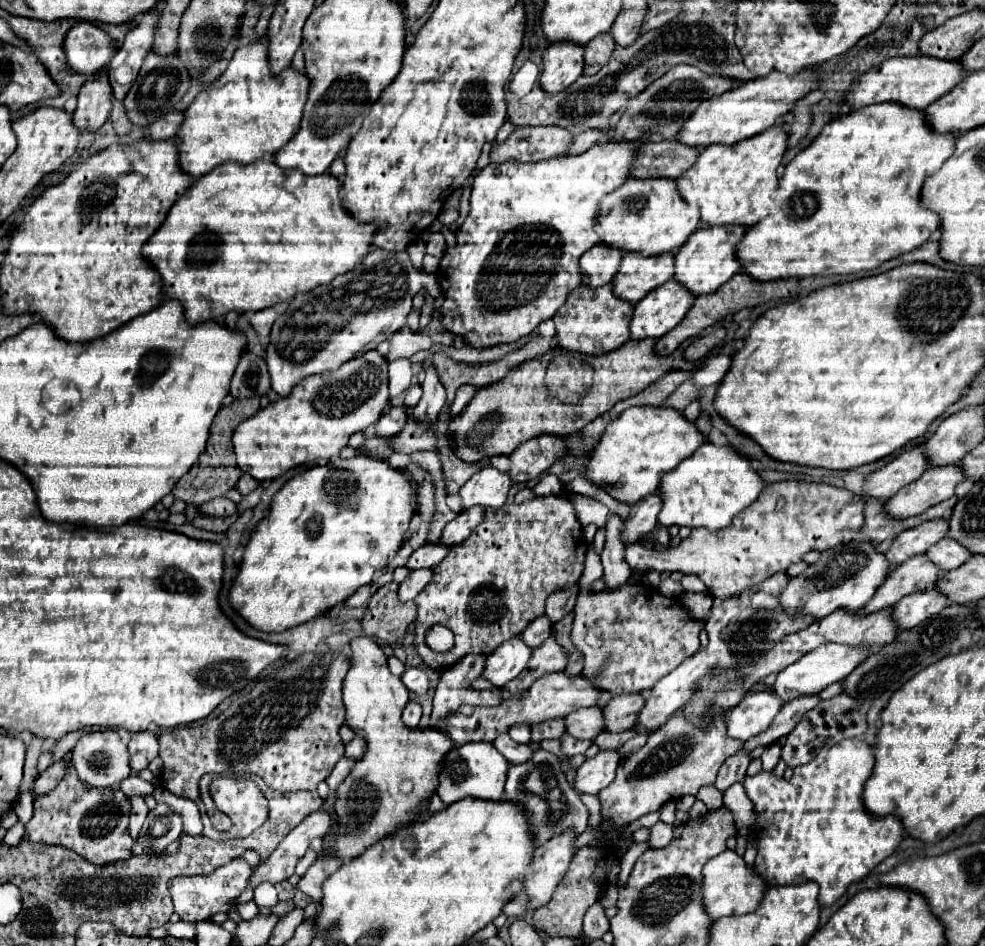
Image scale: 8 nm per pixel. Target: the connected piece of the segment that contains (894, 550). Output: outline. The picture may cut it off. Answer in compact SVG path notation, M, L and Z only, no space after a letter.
M931 520L915 528L909 528L893 540L891 548L885 552L885 558L889 560L891 568L895 568L911 556L925 554L933 544L937 544L941 538L947 536L947 530L949 530L947 520Z

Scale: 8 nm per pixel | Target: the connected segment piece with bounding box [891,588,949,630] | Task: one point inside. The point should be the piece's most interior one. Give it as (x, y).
(912, 610)

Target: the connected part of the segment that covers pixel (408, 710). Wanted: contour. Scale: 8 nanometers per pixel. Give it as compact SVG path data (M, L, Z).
M409 702L403 710L403 722L409 726L409 728L417 728L419 726L419 720L421 720L421 706L417 702Z

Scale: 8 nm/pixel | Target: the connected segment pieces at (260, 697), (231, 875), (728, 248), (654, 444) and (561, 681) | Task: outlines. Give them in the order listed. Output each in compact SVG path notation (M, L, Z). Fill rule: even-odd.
M305 652L293 662L283 664L281 668L267 668L255 688L231 702L231 706L221 712L217 718L205 722L197 728L173 728L159 732L159 756L163 760L163 786L181 798L193 800L201 808L203 834L215 840L223 838L223 832L215 830L209 816L203 812L199 798L199 778L205 772L245 772L255 774L265 780L265 784L279 792L299 792L315 790L321 780L325 780L337 760L343 756L345 744L339 738L339 728L345 722L345 706L341 698L341 688L351 662L345 654L339 652Z
M235 858L229 864L223 864L221 868L217 868L211 874L205 876L193 876L193 878L175 878L169 882L169 890L171 890L171 898L175 904L175 912L179 914L181 920L185 922L199 922L199 920L209 920L209 916L217 914L217 912L229 912L233 902L241 896L241 892L247 886L247 880L251 876L251 866L241 860Z
M709 226L699 228L689 236L685 246L681 246L675 252L675 274L673 280L677 280L685 290L689 290L693 296L701 294L713 294L721 284L725 284L733 274L741 272L741 264L735 258L735 248L741 236L747 232L743 226Z
M633 406L633 408L625 410L617 420L609 422L605 432L601 434L601 440L589 454L585 478L591 484L597 484L597 488L603 488L615 500L633 506L635 500L641 500L657 490L661 472L673 470L681 460L689 458L703 442L705 442L703 434L697 432L695 424L687 422L681 412L677 412L673 408L665 408L665 406Z
M553 672L545 674L539 680L535 680L525 694L509 696L501 706L495 708L477 708L477 706L461 706L453 716L447 716L441 732L445 732L455 746L467 744L467 742L493 742L501 732L507 732L515 724L541 724L551 718L565 718L569 712L575 712L577 708L593 706L601 690L591 686L589 680L581 676L567 676L565 672Z

